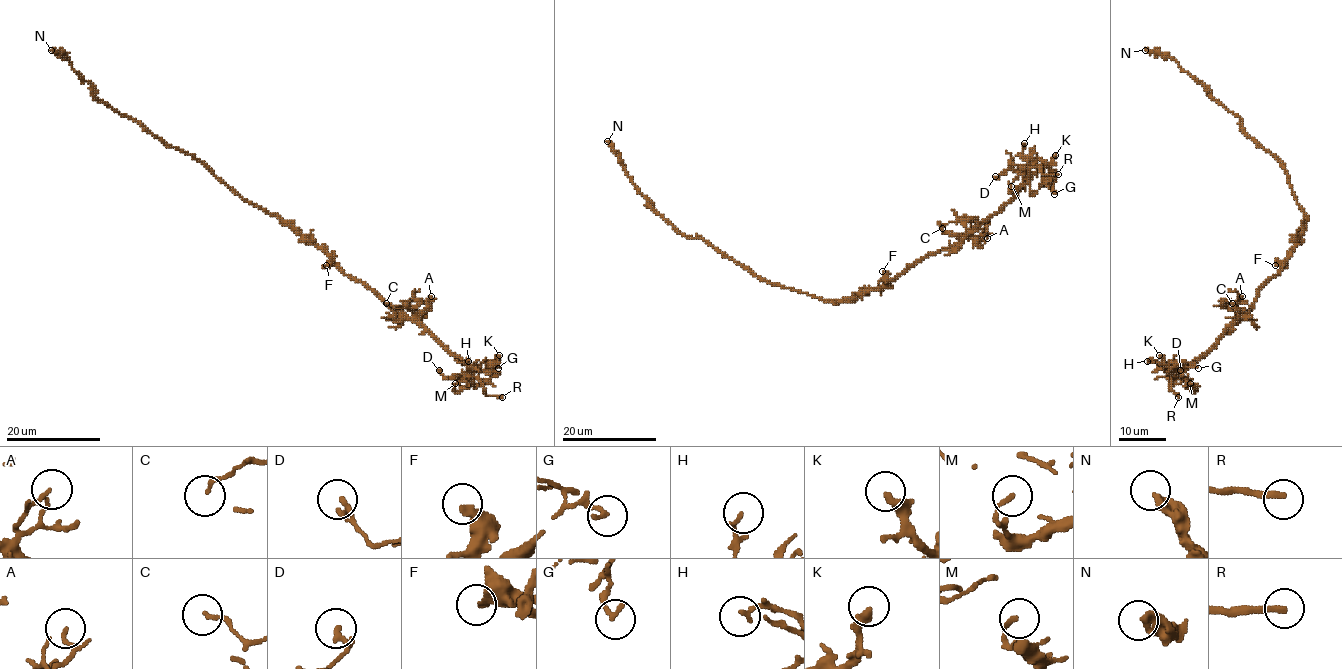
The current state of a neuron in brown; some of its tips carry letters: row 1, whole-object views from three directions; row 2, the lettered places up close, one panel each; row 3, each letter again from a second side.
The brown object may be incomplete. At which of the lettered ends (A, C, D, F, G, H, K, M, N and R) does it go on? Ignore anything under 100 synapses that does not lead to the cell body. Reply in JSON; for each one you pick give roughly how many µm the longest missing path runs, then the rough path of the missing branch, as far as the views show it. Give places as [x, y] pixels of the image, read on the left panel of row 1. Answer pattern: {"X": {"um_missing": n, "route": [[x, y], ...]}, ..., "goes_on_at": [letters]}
{"R": {"um_missing": 20}, "goes_on_at": ["R"]}

